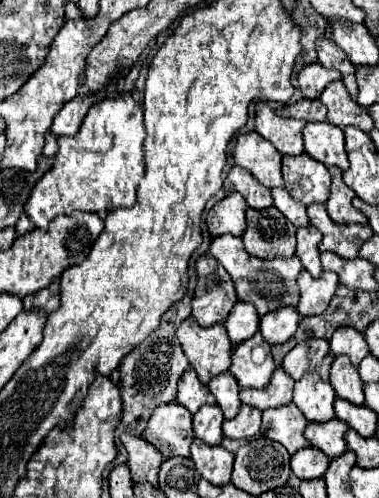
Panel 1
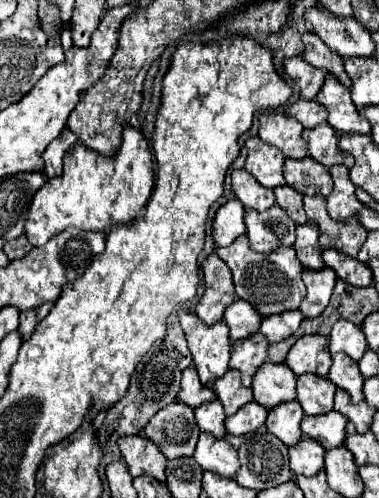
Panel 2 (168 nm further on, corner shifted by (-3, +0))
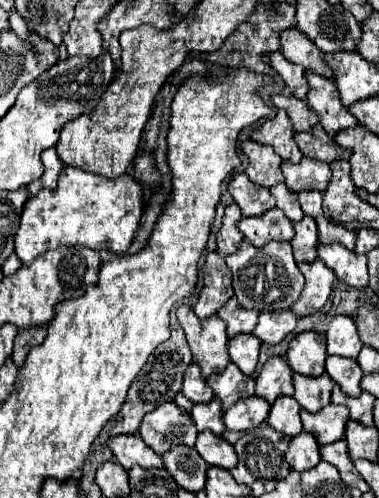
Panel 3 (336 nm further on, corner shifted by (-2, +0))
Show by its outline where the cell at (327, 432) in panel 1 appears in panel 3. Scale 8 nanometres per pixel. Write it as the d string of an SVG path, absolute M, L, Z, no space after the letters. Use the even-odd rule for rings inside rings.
M329 404L315 414L301 410L301 420L305 432L313 434L319 444L329 444L345 438L345 424L349 420L349 414L345 406Z

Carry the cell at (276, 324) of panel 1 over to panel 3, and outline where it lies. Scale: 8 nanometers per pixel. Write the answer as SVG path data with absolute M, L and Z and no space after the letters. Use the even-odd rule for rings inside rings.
M275 310L275 312L261 312L259 324L255 326L253 334L265 344L279 344L287 334L293 332L297 324L297 316L293 310Z

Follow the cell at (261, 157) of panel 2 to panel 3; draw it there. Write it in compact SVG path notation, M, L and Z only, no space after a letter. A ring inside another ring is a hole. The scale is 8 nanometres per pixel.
M253 140L243 142L243 154L249 158L247 166L247 176L251 182L271 188L279 182L283 182L283 172L281 172L281 158L275 154L271 146L257 144Z

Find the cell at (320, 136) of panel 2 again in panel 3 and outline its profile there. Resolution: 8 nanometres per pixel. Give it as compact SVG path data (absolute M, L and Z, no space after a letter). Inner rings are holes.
M315 126L313 130L307 130L307 132L297 132L295 142L307 158L315 158L315 160L321 160L321 162L327 162L327 164L331 164L335 160L347 160L351 156L349 150L341 148L319 126Z

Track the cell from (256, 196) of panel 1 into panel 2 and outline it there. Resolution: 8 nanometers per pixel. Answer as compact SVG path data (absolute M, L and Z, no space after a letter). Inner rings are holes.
M234 170L232 172L232 188L236 192L236 198L246 206L246 208L254 208L258 212L268 210L276 200L274 200L274 192L270 188L264 188L250 172L242 170Z

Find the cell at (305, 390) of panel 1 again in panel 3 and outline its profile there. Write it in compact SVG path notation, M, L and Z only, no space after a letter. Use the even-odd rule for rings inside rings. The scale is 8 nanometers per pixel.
M325 372L319 378L307 378L303 374L293 374L295 386L295 400L309 412L317 412L331 402L331 390L335 382Z

